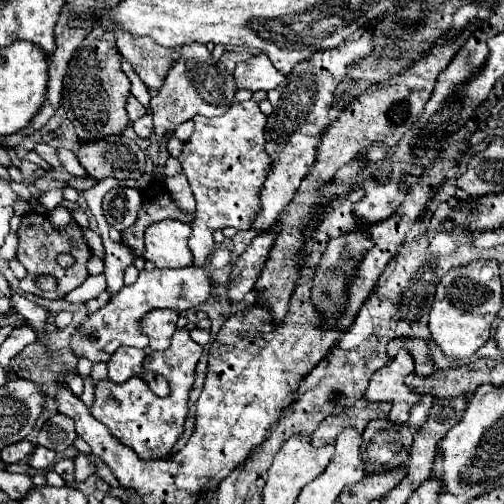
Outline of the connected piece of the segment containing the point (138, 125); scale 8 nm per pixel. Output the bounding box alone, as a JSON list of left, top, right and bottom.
[133,112,153,138]

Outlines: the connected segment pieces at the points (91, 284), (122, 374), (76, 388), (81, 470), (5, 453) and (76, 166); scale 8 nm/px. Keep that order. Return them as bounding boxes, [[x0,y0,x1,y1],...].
[[63,274,105,304],[107,348,145,382],[67,370,83,396],[75,454,95,482],[1,440,35,464],[57,148,87,178]]

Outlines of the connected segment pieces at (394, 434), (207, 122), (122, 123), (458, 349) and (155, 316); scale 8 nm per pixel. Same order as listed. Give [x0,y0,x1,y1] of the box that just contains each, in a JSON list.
[[361,418,415,474],[179,100,269,268],[61,28,131,140],[429,260,501,360],[141,310,177,350]]

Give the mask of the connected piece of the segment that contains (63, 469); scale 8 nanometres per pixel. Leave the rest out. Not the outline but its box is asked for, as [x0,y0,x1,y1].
[55,460,73,482]

